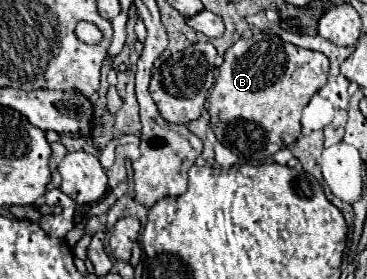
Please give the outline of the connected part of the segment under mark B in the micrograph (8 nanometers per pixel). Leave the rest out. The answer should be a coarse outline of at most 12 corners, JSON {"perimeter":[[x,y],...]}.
{"perimeter":[[278,36],[226,50],[208,106],[234,154],[298,140],[328,58]]}

